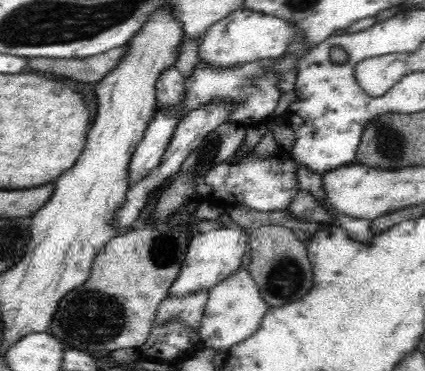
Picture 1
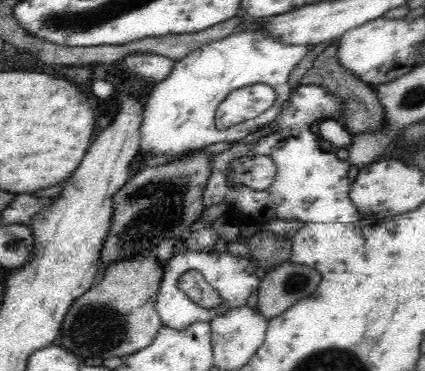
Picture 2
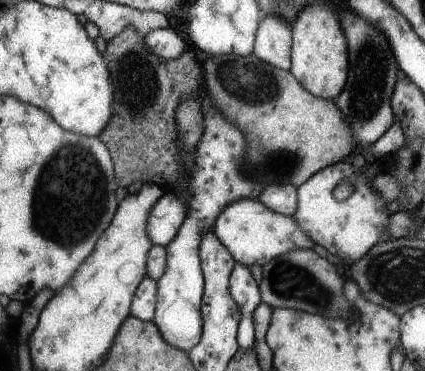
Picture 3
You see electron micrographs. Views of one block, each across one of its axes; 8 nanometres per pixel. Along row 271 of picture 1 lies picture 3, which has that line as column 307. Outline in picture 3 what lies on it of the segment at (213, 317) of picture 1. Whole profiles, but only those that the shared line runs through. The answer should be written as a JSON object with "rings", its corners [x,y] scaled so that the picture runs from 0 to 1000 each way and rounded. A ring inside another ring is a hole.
{"rings":[[[576,534],[553,539],[548,550],[534,550],[525,566],[501,571],[496,620],[515,647],[515,658],[544,685],[544,695],[576,722],[586,722],[595,706],[605,717],[624,717],[633,701],[647,701],[671,679],[732,674],[741,663],[713,636],[713,625],[699,620],[699,604],[689,598],[689,588],[656,582],[619,561],[619,550],[609,550],[605,539],[576,539]]]}

